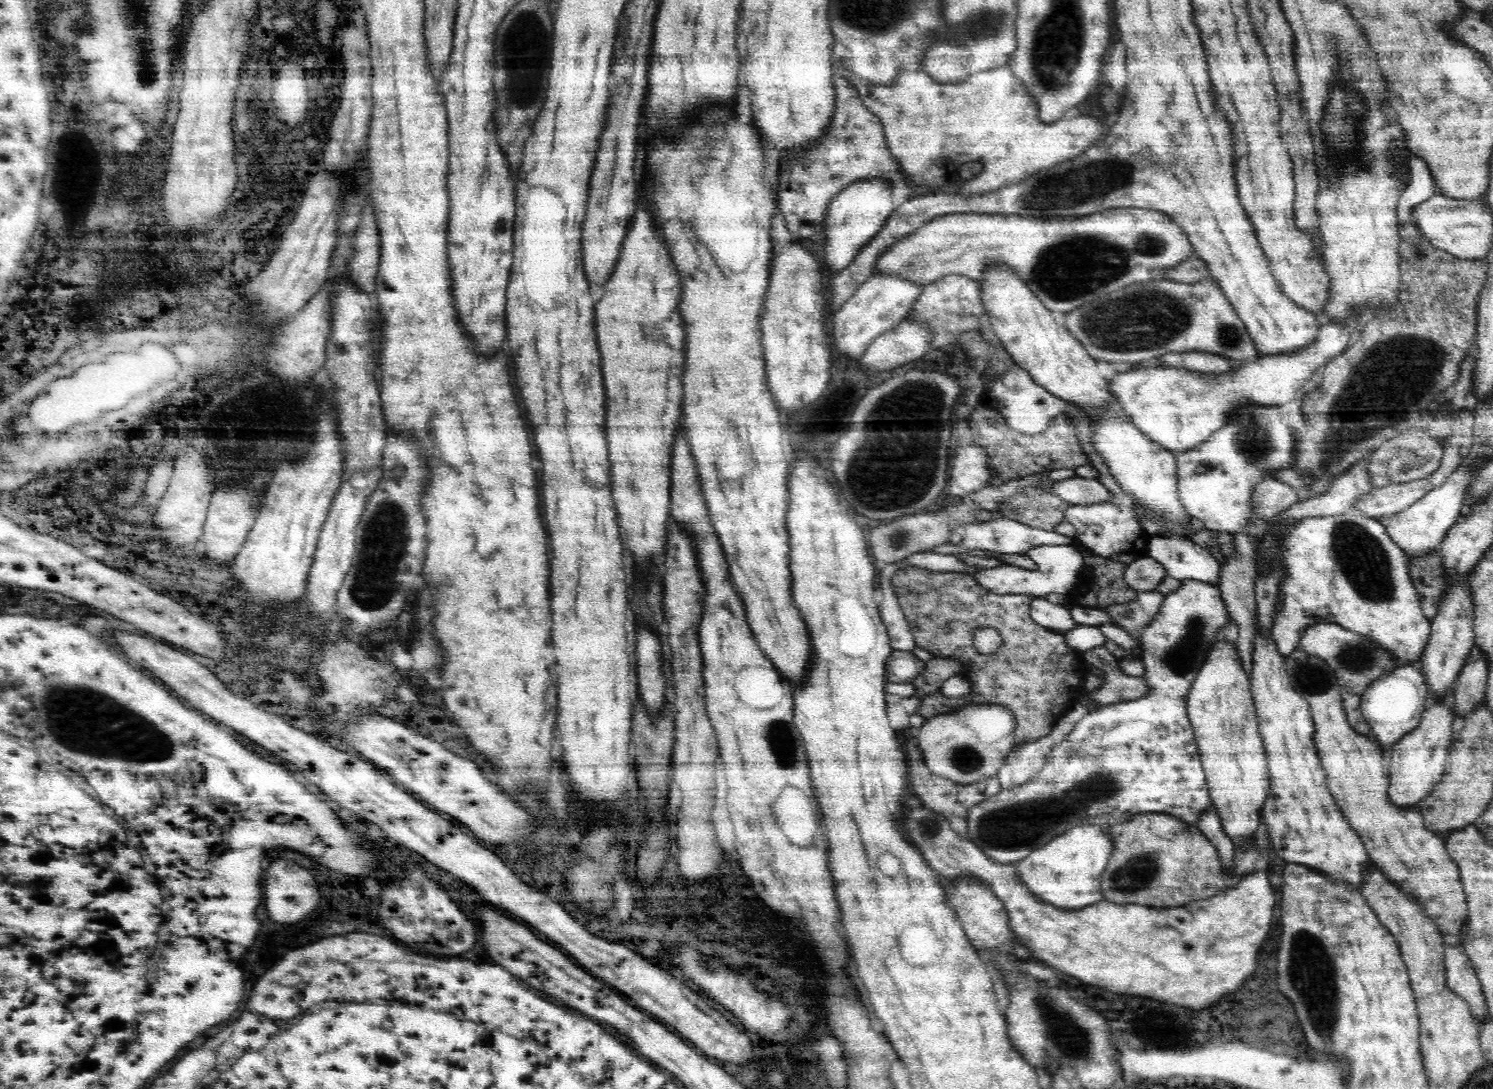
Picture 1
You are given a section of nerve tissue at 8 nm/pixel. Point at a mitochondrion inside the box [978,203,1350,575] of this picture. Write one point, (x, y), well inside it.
(1078, 267)

